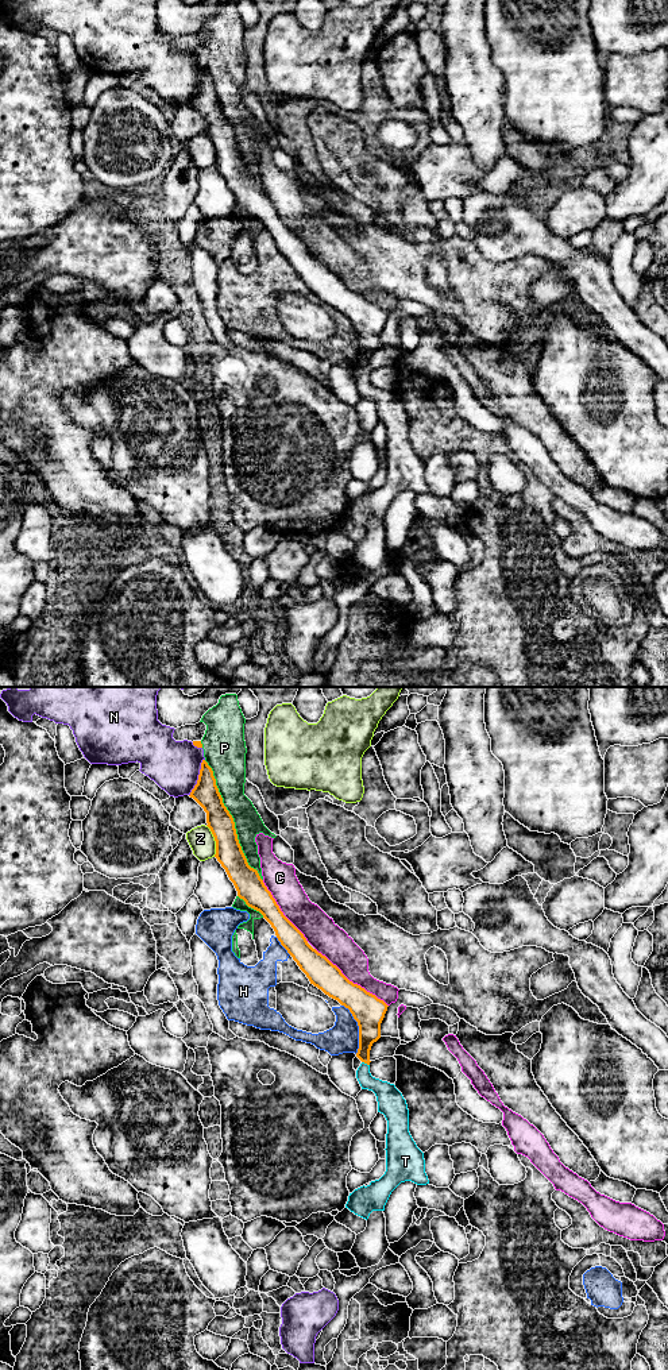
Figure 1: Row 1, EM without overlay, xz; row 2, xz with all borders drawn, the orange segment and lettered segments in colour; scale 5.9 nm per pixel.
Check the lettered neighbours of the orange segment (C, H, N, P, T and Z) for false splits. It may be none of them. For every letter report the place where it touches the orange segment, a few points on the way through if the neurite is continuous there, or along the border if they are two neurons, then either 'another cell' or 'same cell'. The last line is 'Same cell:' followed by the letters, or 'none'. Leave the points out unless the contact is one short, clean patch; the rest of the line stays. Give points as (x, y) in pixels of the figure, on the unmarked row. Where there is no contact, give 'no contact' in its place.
C: meets orange in xz at (351, 290); another cell
H: meets orange in xz at (359, 338); another cell
N: meets orange in xz at (199, 87); another cell
P: meets orange in xz at (232, 130); another cell
T: meets orange in xz at (366, 371); runs through xz (369, 330), (366, 371), (366, 384), (389, 406); same cell
Z: meets orange in xz at (215, 149); border along xz (207, 134), (215, 150), (215, 165); another cell
Same cell: T

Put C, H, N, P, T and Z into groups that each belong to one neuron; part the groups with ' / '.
C / H / N / P / T / Z

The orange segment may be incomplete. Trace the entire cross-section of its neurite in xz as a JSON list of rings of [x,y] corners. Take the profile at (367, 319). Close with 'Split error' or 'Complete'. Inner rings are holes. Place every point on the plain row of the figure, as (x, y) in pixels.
[[[201,72],[193,107],[206,121],[206,135],[216,150],[215,166],[233,192],[238,205],[259,220],[271,234],[281,254],[306,283],[310,293],[350,319],[359,335],[359,358],[362,370],[356,387],[362,398],[372,400],[378,421],[387,429],[386,481],[367,495],[355,498],[348,505],[345,517],[368,528],[372,520],[385,520],[391,501],[405,490],[417,494],[429,493],[425,482],[424,462],[409,441],[409,418],[402,402],[394,393],[375,387],[370,382],[370,359],[381,347],[381,332],[387,313],[358,293],[350,290],[325,265],[313,258],[304,243],[283,224],[271,201],[256,178],[251,177],[238,148],[235,131],[223,112],[212,77]]]. Split error

